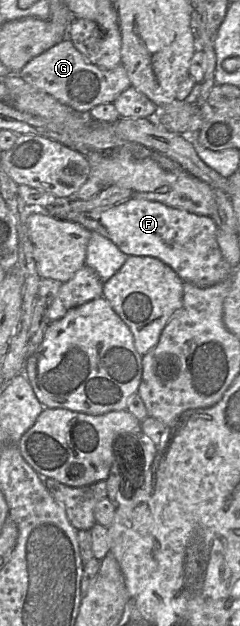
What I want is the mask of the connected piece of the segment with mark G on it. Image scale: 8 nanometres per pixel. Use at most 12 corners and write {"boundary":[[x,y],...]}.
{"boundary":[[69,38],[19,75],[80,113],[131,87],[90,63]]}

